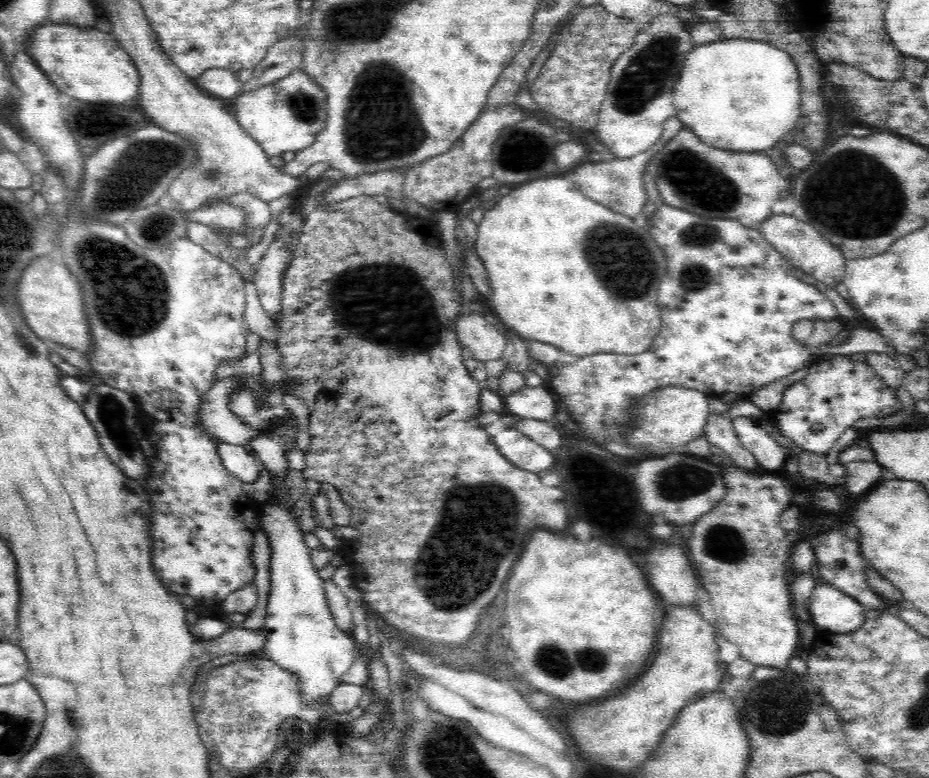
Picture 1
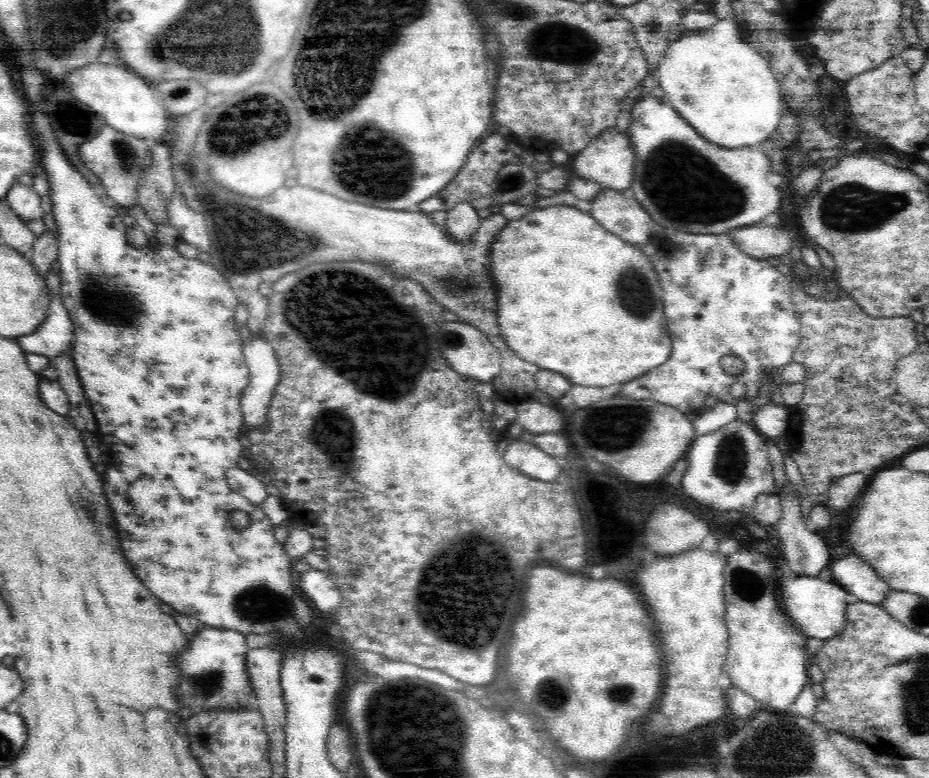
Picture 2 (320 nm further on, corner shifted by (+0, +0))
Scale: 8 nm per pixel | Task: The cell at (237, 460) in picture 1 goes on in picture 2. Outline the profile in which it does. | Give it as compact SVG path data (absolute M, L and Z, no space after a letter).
M238 466L230 468L226 472L226 478L230 490L240 494L252 504L259 505L269 496L264 478L253 476Z

